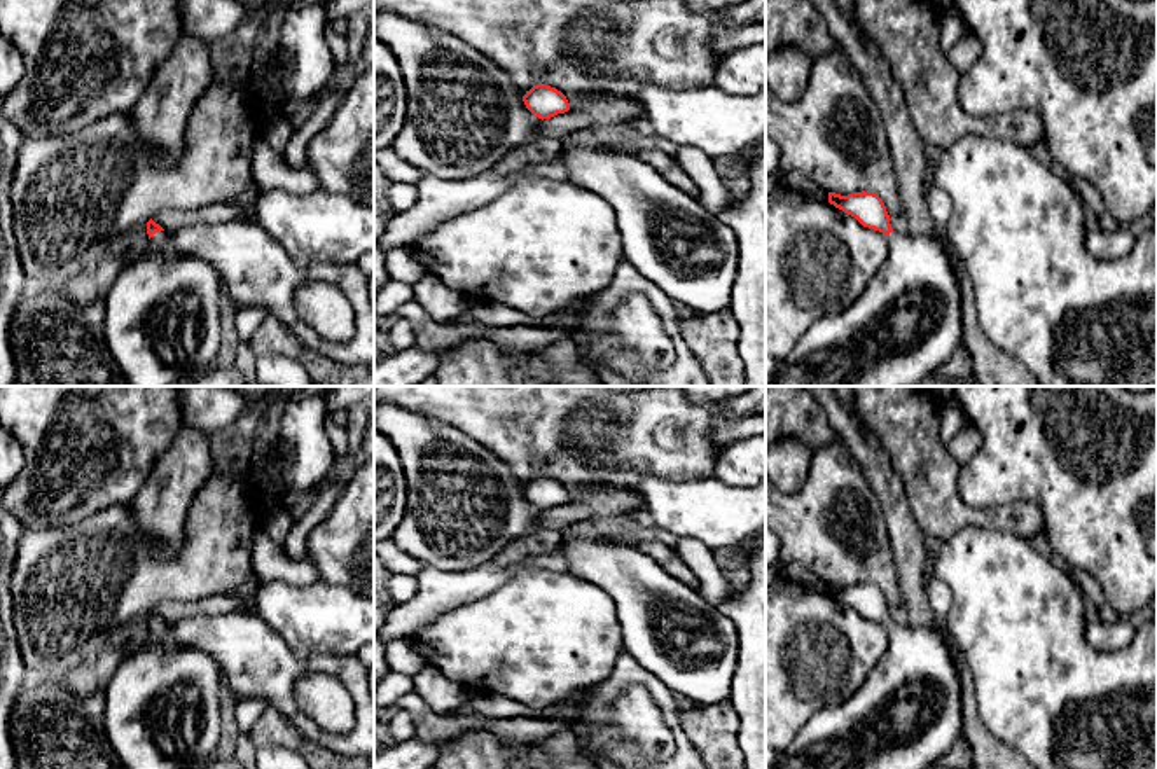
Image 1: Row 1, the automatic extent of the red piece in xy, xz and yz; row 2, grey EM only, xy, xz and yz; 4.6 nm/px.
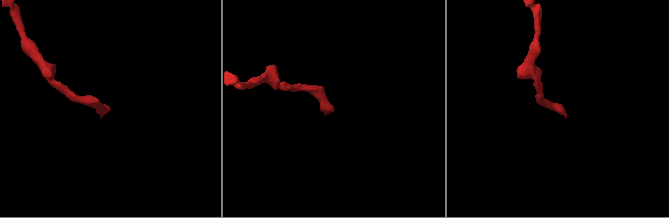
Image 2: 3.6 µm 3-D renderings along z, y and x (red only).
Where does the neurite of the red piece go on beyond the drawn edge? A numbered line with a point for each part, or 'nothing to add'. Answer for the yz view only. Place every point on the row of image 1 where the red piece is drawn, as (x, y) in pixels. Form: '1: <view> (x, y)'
1: yz (907, 322)

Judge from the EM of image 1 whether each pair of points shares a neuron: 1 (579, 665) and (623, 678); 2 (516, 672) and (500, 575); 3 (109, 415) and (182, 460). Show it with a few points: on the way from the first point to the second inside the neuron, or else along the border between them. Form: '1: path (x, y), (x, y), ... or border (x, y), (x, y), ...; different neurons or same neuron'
1: border (623, 649), (614, 668), (588, 689); different neurons
2: border (540, 567), (521, 567), (490, 593), (465, 602); different neurons
3: border (184, 423), (154, 464), (144, 484); different neurons

